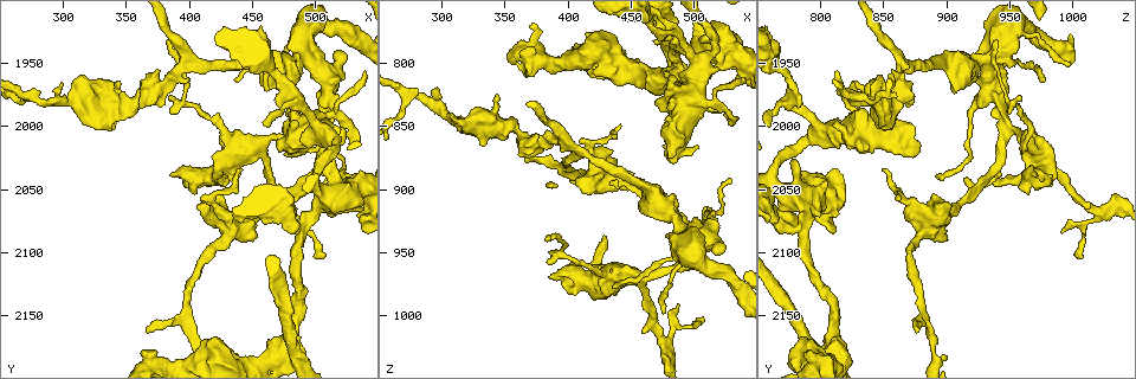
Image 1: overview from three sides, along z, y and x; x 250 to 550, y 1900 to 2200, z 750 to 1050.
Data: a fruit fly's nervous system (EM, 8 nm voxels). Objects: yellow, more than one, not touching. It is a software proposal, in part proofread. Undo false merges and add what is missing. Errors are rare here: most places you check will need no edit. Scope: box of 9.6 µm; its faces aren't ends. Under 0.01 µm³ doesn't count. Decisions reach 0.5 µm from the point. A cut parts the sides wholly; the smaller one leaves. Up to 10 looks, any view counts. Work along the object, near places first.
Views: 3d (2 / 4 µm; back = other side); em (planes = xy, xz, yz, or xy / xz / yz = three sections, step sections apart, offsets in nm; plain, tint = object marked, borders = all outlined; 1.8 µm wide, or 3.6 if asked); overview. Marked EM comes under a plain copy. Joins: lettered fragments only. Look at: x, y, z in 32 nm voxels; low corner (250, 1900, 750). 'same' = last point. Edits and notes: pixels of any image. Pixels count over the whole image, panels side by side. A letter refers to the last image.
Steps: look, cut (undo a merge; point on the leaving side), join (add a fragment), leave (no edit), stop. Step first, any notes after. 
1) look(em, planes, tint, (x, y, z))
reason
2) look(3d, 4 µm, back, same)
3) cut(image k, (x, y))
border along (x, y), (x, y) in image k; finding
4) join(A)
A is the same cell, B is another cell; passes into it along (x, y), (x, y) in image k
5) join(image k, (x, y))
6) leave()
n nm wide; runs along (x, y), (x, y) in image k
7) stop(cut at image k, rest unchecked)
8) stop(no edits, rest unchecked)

look(em, yz, step 8, tint, (490, 2082, 786))
branch point

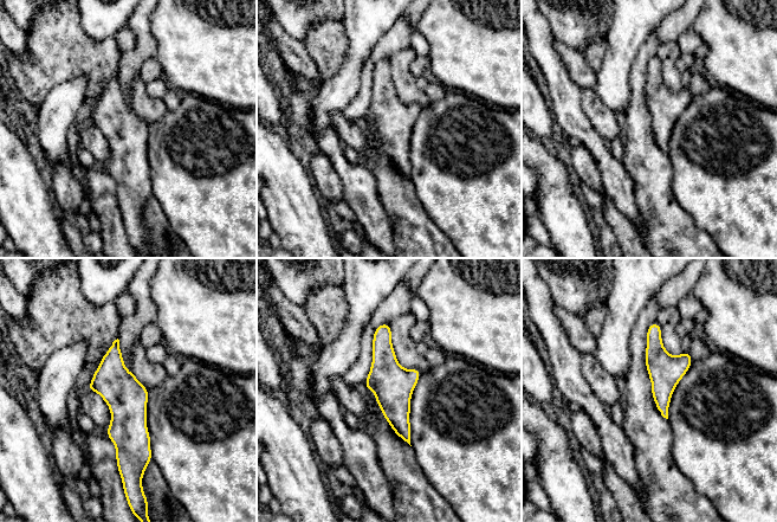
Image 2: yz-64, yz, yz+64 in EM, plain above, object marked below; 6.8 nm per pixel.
look(em, planes, borders, same)

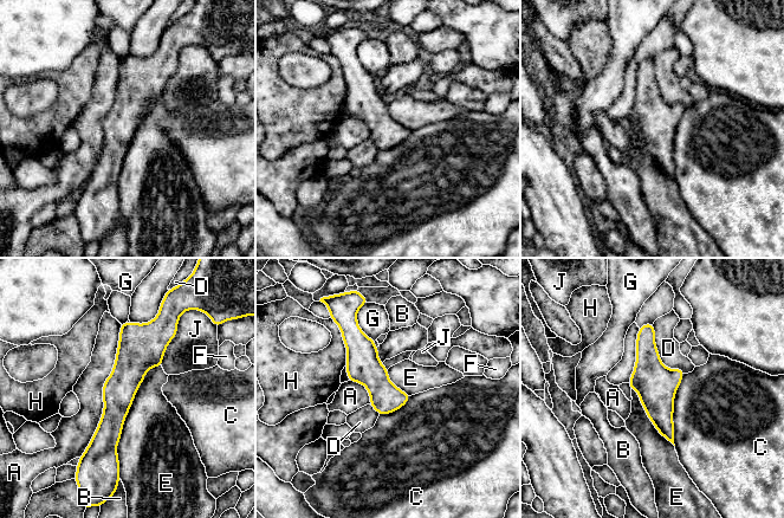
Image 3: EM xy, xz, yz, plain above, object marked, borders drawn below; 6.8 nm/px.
leave()
A touches over 950 nm; A, B, C, D, E, F, G, H and J are other cells; border along (161, 366), (125, 418), (118, 472) in image 3; one neuron here

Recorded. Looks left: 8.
look(em, 3.6 µm, yz, step 4, borders, (478, 2172, 812))
four or more arms meet

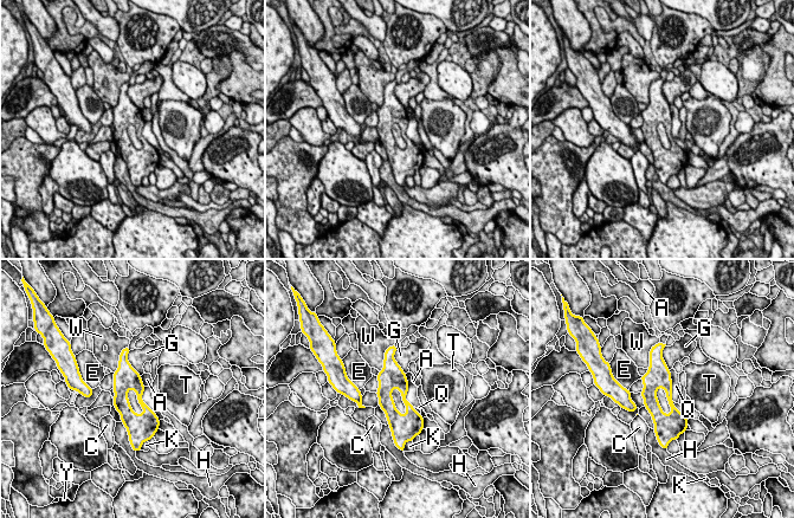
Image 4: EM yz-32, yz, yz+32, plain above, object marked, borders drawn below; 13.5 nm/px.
leave()
A, C, E, G, H, K, Q, T, W and Y are other cells; runs along (391, 358), (387, 405), (396, 426) in image 4; continuous, no second neuron

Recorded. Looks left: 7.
look(em, planes, tint, (512, 1990, 830))
thick turns thin

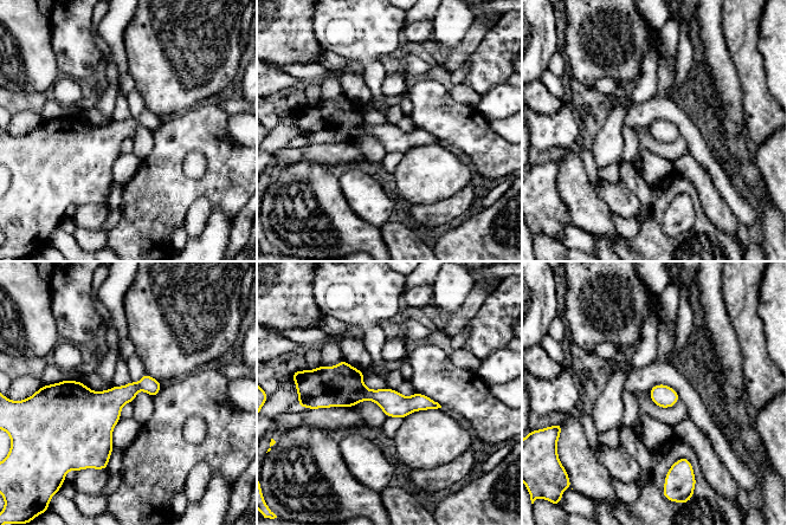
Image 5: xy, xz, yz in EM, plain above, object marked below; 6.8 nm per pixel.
look(em, planes, borders, same)
what lies round it

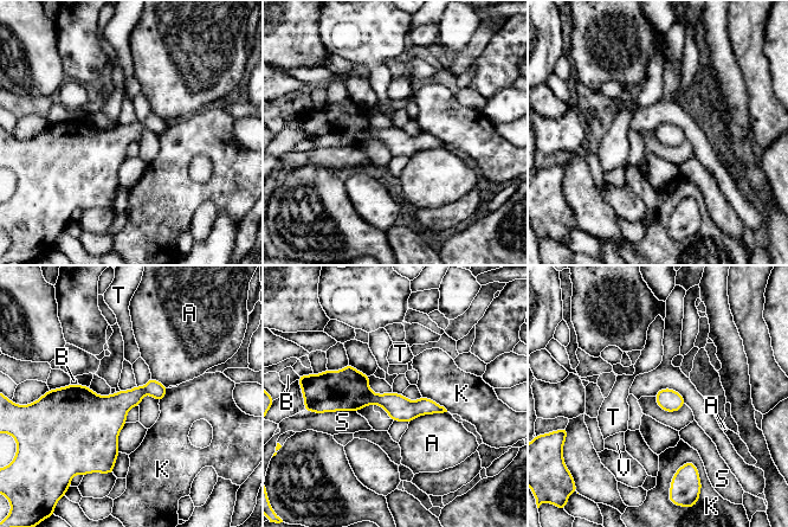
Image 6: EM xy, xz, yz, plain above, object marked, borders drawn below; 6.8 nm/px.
leave()
S touches over 280 nm; A, B, K, S, T and V are other cells; border along (698, 469), (685, 462), (670, 480) in image 6; all the same neuron

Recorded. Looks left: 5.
look(3d, 2 µm, back, (516, 2022, 776))
closes a loop

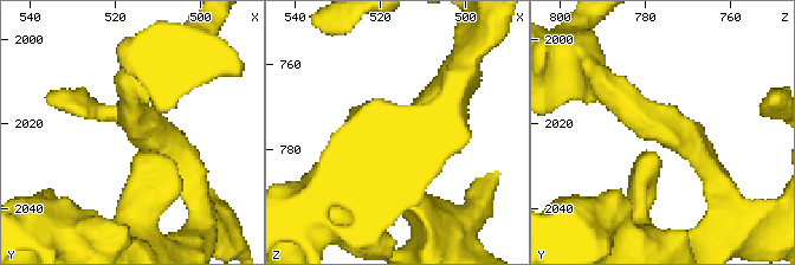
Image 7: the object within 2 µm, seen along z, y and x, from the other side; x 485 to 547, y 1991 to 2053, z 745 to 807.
look(em, 3.6 µm, xz, step 16, tint, (513, 2023, 778))
need the tissue

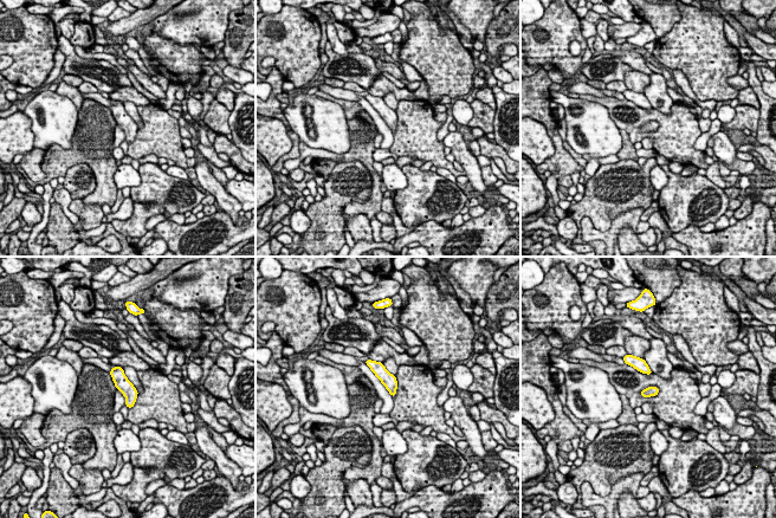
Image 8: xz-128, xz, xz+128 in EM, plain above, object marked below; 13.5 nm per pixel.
look(em, 3.6 µm, planes, borders, same)
another direction

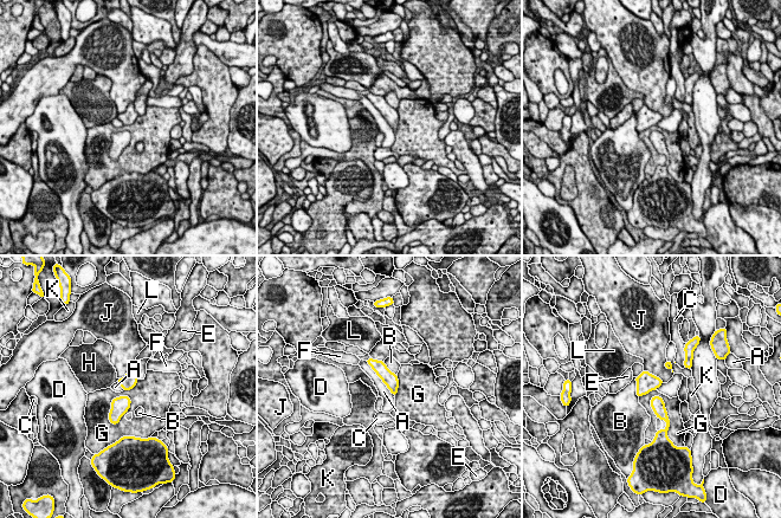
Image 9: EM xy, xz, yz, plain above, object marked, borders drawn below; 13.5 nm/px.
leave()
200 nm wide; A, B, C, D, E, F, G, H, J, K and L are other cells; border along (365, 361), (394, 395) in image 9; continuous, no second neuron

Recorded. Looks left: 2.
stop(no edits, rest unchecked)

